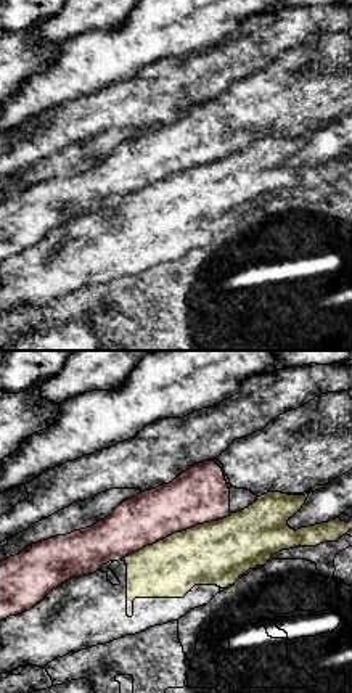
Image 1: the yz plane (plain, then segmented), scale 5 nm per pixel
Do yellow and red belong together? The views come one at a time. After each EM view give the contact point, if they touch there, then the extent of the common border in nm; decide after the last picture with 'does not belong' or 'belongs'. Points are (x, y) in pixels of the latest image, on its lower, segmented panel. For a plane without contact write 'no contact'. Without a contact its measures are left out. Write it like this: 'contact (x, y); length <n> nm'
contact (176, 533); length 600 nm

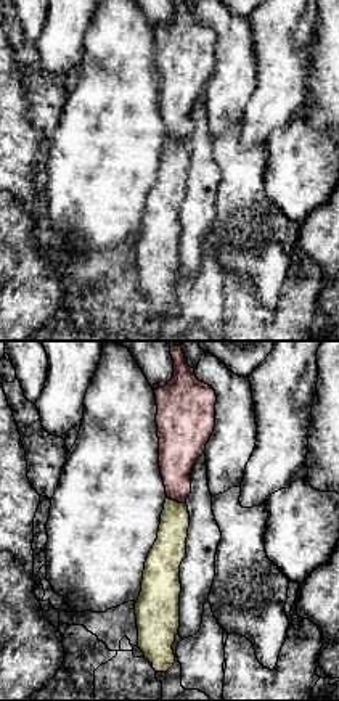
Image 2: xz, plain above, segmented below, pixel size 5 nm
contact (177, 502); length 100 nm

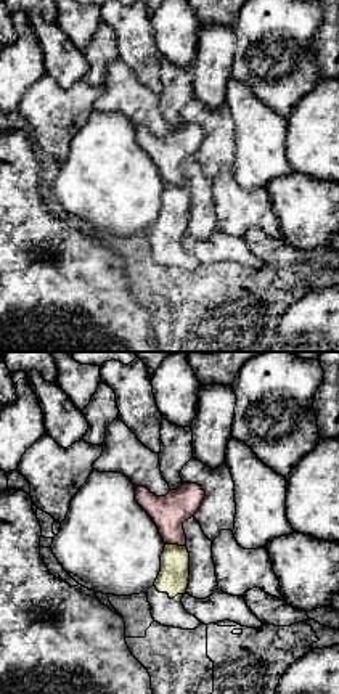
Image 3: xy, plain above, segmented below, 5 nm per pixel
contact (175, 545); length 110 nm

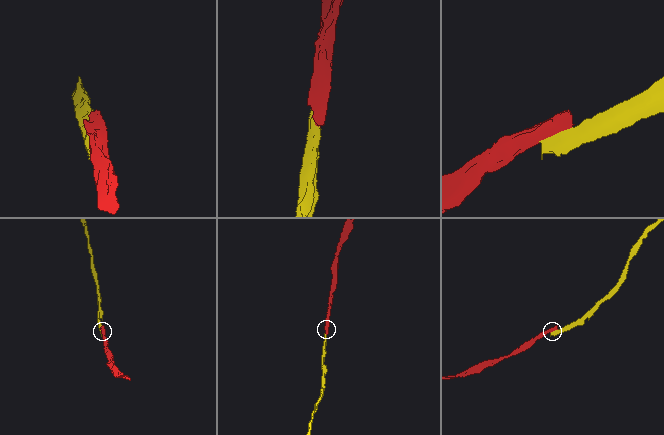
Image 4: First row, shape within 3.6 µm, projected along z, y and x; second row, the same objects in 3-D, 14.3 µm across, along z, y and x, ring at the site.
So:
does not belong

